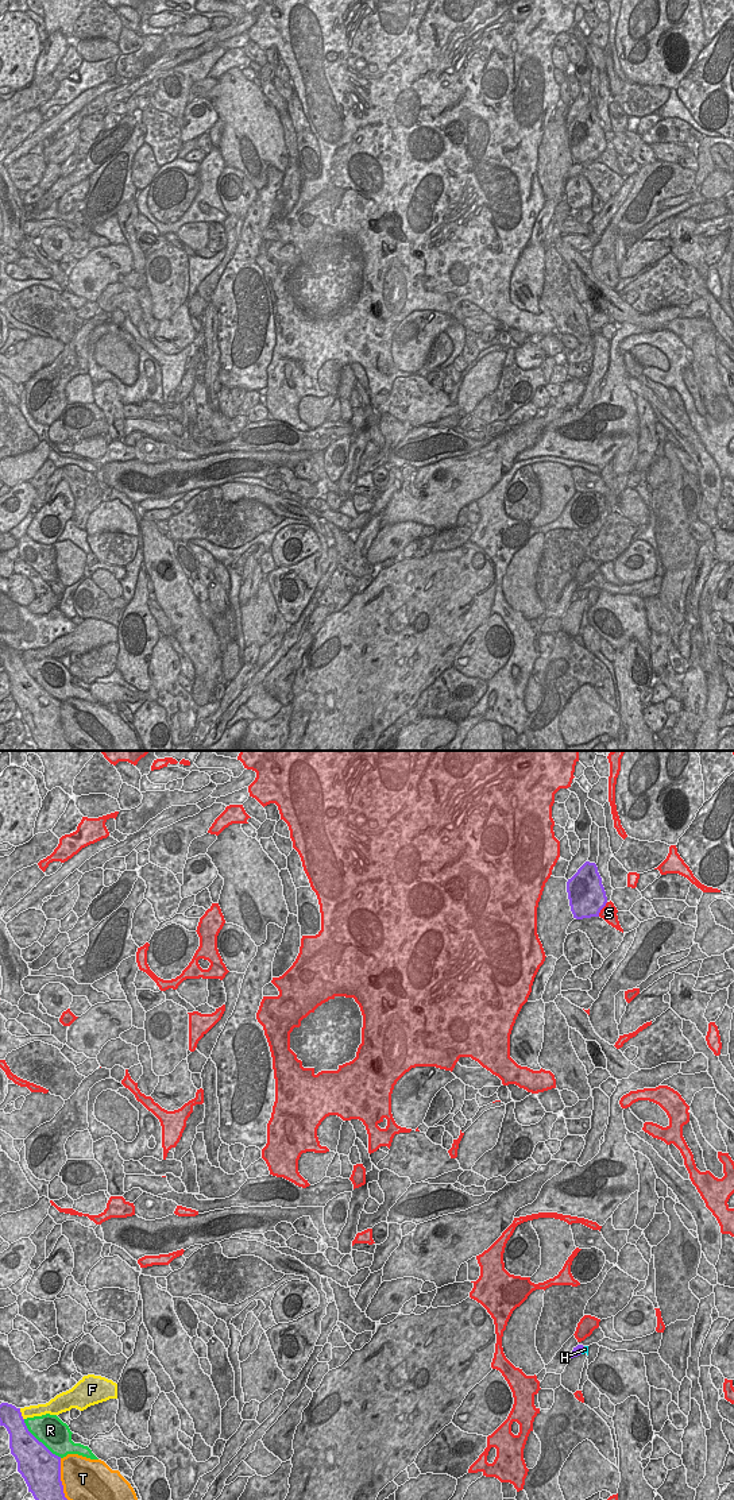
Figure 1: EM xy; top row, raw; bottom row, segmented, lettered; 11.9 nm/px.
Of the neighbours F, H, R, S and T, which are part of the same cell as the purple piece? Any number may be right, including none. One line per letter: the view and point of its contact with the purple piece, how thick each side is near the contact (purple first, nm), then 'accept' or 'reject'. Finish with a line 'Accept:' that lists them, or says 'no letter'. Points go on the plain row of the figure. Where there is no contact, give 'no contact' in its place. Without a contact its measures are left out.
F: meets purple in xy at (20, 658); 260 nm thick on the purple side, 140 nm on the other; reject
H: meets purple in xy at (580, 594); 100 nm thick on the purple side, 70 nm on the other; accept
R: meets purple in xy at (38, 685); 440 nm thick on the purple side, 360 nm on the other; reject
S: meets purple in xy at (602, 151); 440 nm thick on the purple side, 190 nm on the other; reject
T: meets purple in xy at (61, 727); 440 nm thick on the purple side, 480 nm on the other; reject
Accept: H

